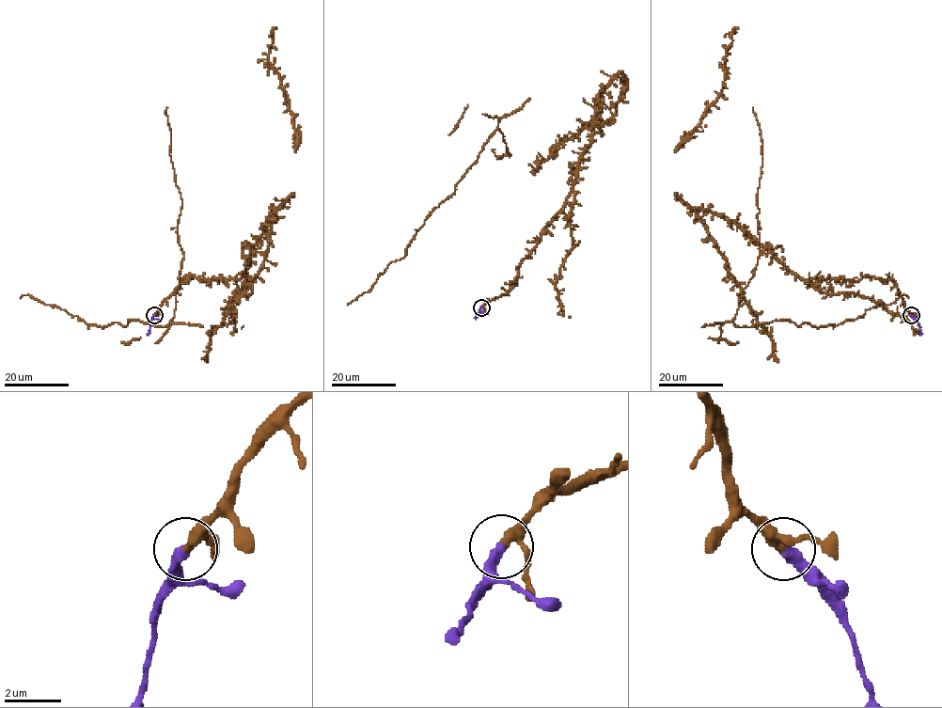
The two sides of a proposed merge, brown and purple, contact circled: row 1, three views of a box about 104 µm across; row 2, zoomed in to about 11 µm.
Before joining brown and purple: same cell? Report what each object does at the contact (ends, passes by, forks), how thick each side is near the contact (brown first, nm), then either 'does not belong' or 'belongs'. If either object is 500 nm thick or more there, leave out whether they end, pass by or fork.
brown passes by; purple ends; calibres 280 and 400 nm; belongs

